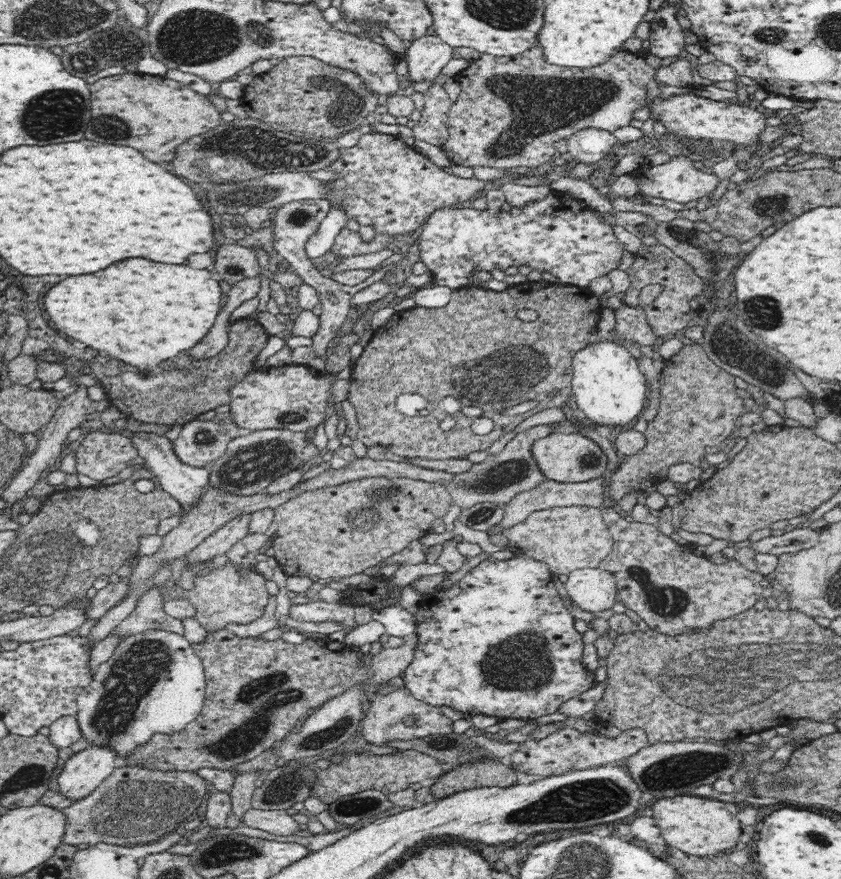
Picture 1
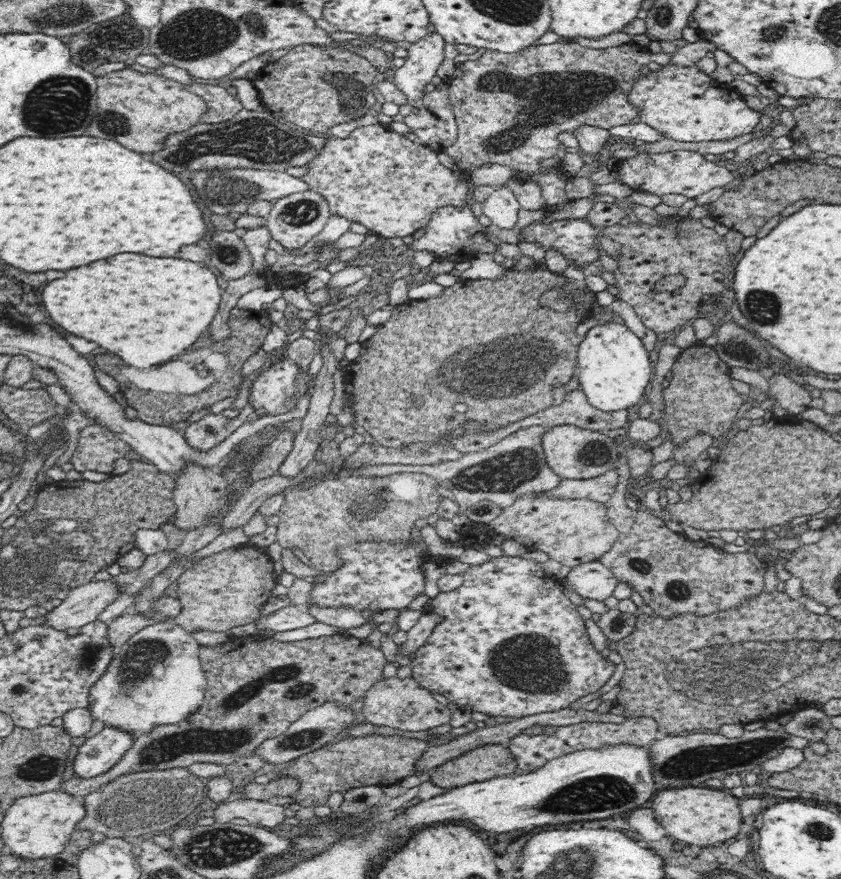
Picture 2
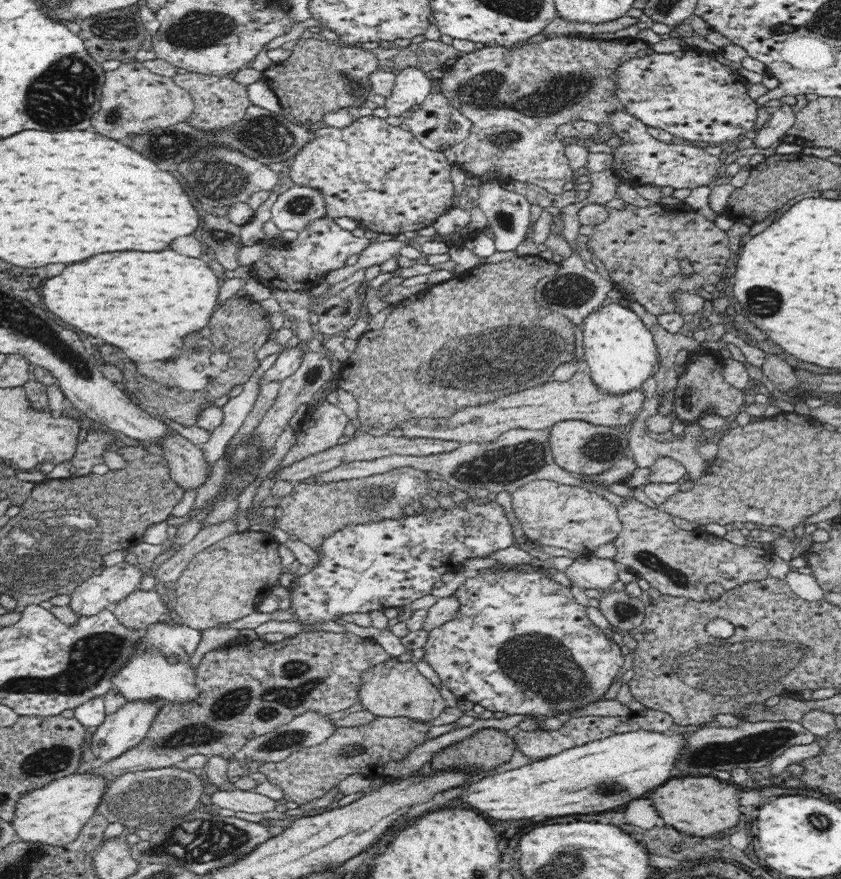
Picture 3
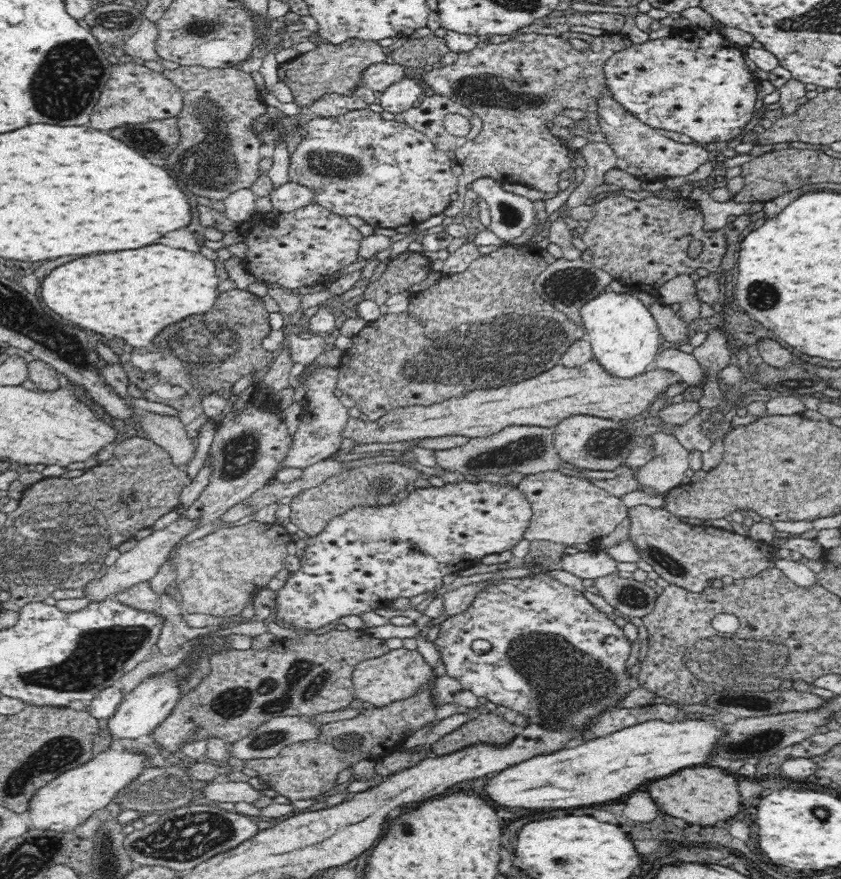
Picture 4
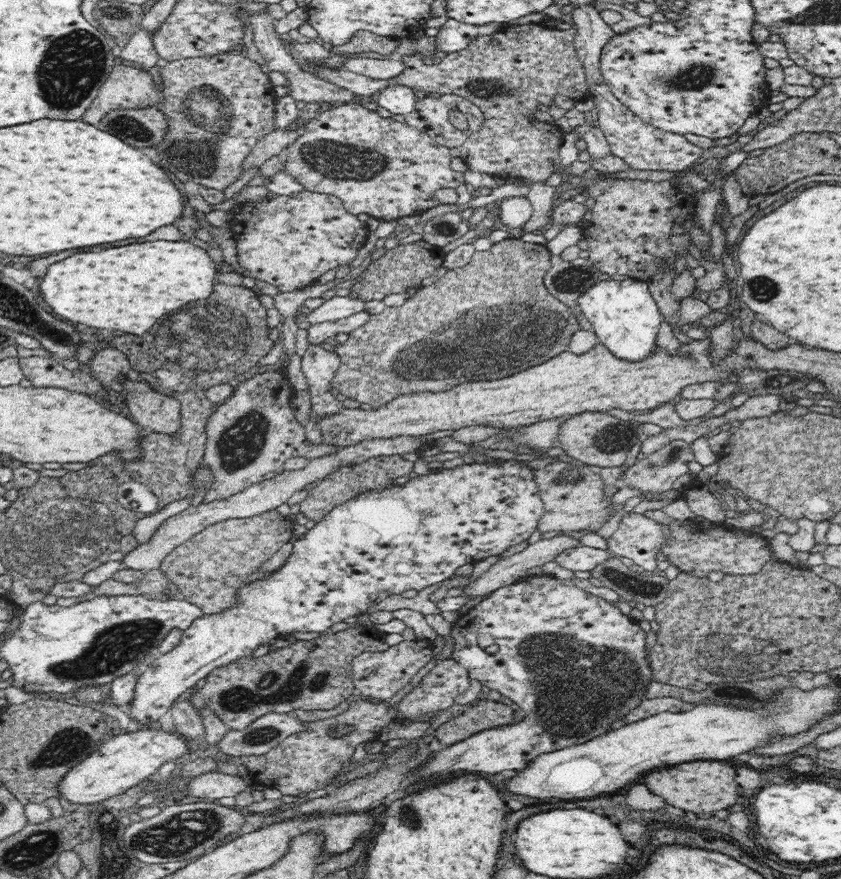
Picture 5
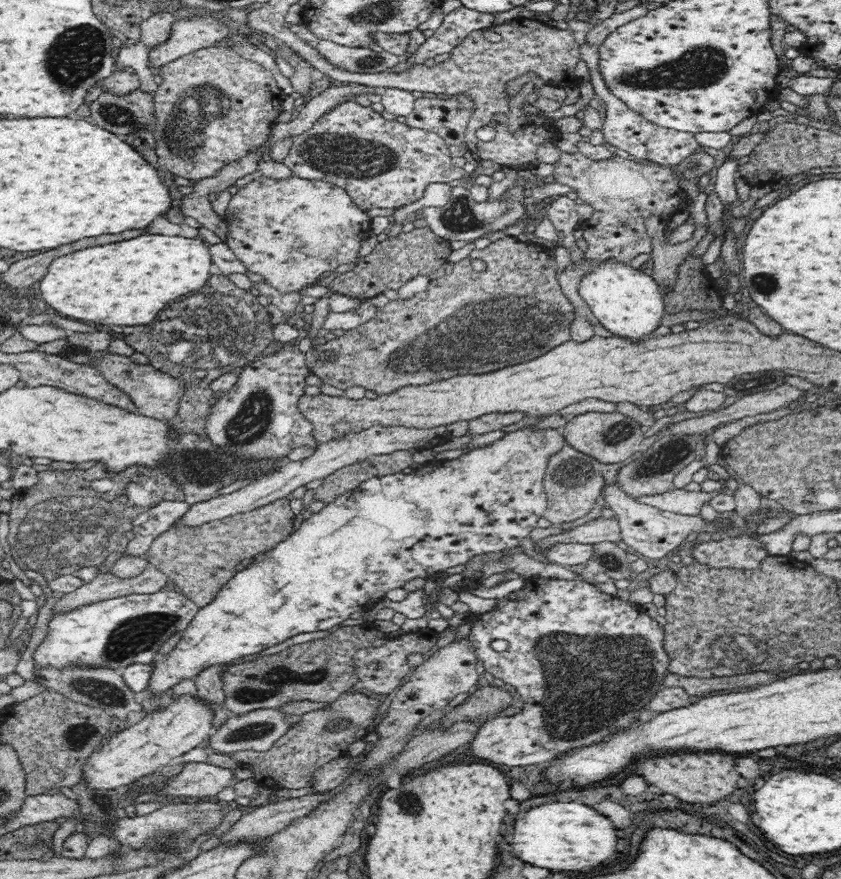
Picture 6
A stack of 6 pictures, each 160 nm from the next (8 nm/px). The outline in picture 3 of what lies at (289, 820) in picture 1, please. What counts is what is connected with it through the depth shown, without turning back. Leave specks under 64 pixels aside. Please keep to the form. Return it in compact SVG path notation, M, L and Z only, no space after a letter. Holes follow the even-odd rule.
M225 787L214 793L211 797L212 809L227 808L236 812L250 814L264 814L276 808L276 801L256 793Z

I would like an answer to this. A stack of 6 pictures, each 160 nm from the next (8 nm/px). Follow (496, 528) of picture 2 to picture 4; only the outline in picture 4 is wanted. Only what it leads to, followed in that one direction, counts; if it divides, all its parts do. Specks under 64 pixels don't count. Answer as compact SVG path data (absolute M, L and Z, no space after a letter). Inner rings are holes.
M559 470L525 476L517 490L530 505L530 522L523 536L528 541L549 540L570 547L585 544L592 548L599 539L614 532L616 526L627 517L628 507L620 497L590 482L565 476Z

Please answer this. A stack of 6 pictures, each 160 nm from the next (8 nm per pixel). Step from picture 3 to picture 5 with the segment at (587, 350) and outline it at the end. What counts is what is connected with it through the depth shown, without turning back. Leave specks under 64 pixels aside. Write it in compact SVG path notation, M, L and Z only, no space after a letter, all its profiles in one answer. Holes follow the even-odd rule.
M629 277L622 282L602 281L578 298L579 309L591 322L598 342L623 362L644 362L658 348L656 335L663 318L648 285L648 281Z

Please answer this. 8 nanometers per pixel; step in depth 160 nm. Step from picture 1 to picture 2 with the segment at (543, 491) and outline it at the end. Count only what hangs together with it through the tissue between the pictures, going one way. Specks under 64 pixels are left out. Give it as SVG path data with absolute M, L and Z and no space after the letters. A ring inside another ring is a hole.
M611 466L604 474L589 479L560 479L559 481L553 490L536 495L553 499L588 499L605 503L616 491L618 473Z

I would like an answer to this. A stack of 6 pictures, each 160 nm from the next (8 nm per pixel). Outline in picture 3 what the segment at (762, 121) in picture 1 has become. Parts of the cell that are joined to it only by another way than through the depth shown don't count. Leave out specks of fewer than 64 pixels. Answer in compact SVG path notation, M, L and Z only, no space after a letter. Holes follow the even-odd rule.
M690 47L673 54L646 55L634 57L622 63L616 70L617 97L625 106L626 112L635 116L646 126L661 128L675 136L677 141L725 143L754 129L758 106L746 91L746 83L738 72L722 65L714 55L701 53Z

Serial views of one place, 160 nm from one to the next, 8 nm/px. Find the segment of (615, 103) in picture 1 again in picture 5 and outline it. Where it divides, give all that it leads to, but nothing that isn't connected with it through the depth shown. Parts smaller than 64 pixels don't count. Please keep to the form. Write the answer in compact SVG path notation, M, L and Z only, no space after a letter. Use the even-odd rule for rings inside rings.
M530 23L520 26L506 26L502 31L496 31L486 36L473 38L470 44L458 52L451 52L441 60L439 64L427 62L419 56L403 56L405 69L396 78L390 81L374 80L366 75L361 75L346 68L332 70L330 68L318 67L317 72L322 79L326 79L336 86L353 92L356 96L372 96L375 92L384 90L390 84L404 85L415 91L440 92L440 94L456 94L463 96L472 104L478 106L485 116L483 127L471 134L464 142L461 150L461 158L472 172L481 172L505 179L522 178L530 181L527 199L533 206L533 213L526 225L523 226L520 236L538 231L546 224L551 223L550 210L556 206L554 200L556 187L548 185L546 181L556 171L554 164L560 162L559 149L563 134L560 128L552 123L538 121L534 112L538 106L543 104L550 106L554 97L558 94L572 99L574 102L589 98L589 84L585 78L583 62L578 58L573 45L575 38L574 29L561 30L551 29L542 25Z

